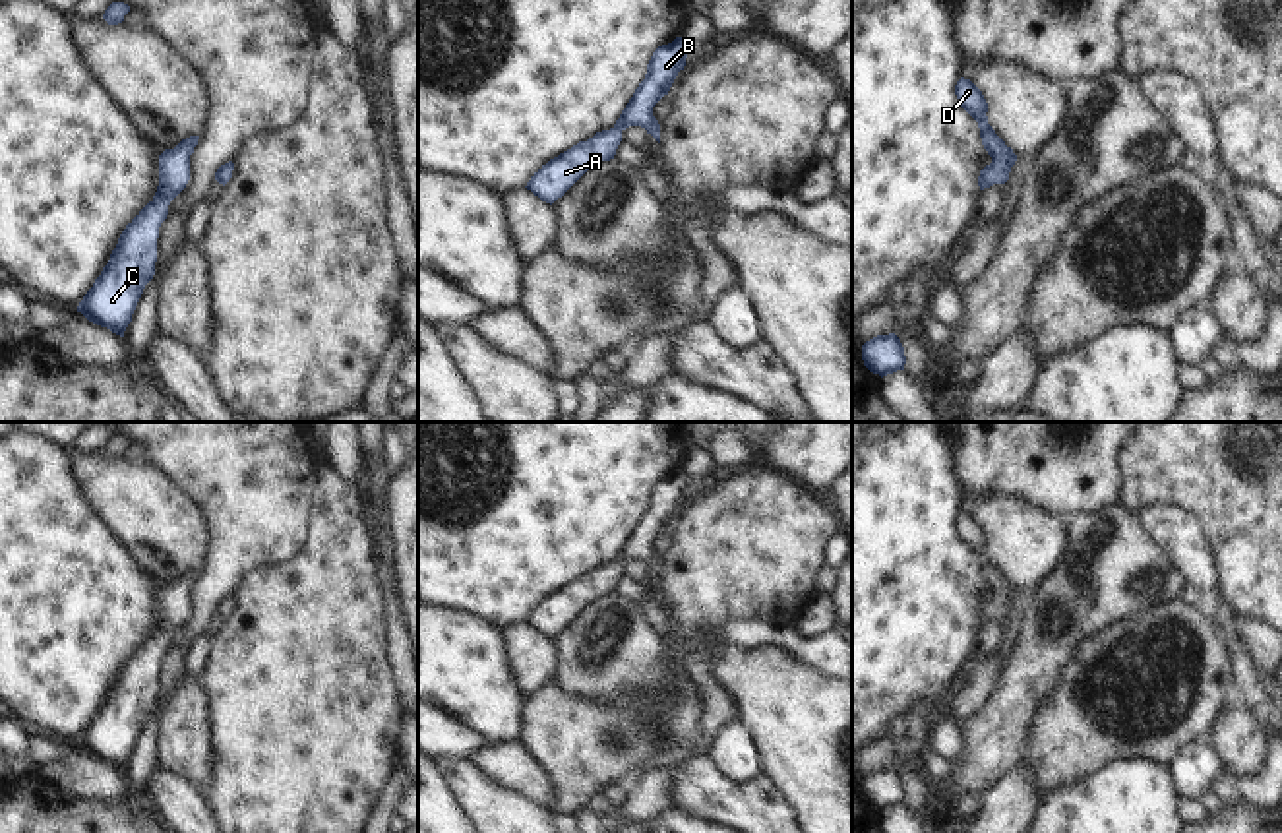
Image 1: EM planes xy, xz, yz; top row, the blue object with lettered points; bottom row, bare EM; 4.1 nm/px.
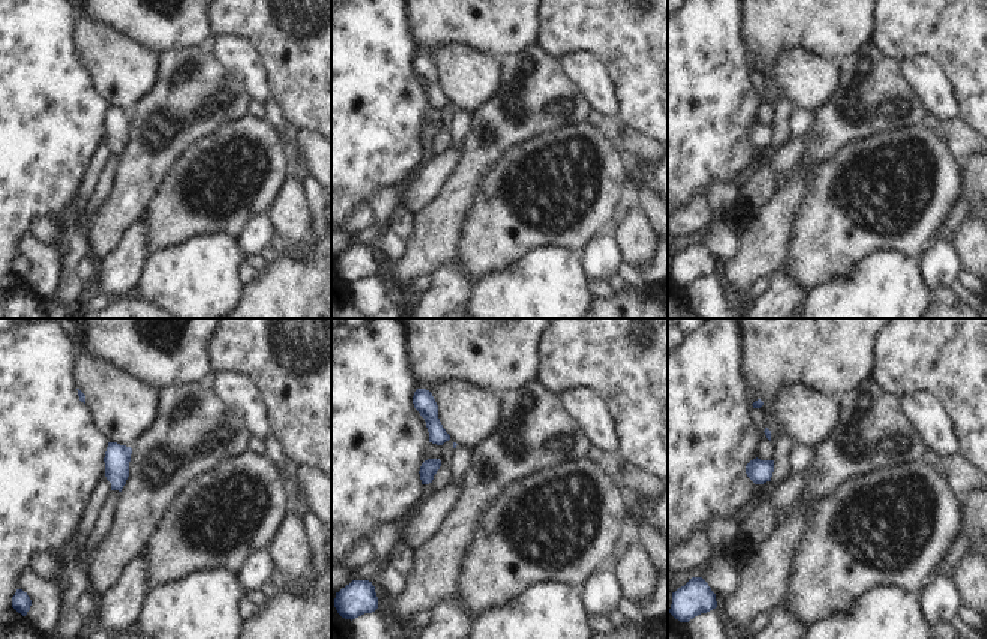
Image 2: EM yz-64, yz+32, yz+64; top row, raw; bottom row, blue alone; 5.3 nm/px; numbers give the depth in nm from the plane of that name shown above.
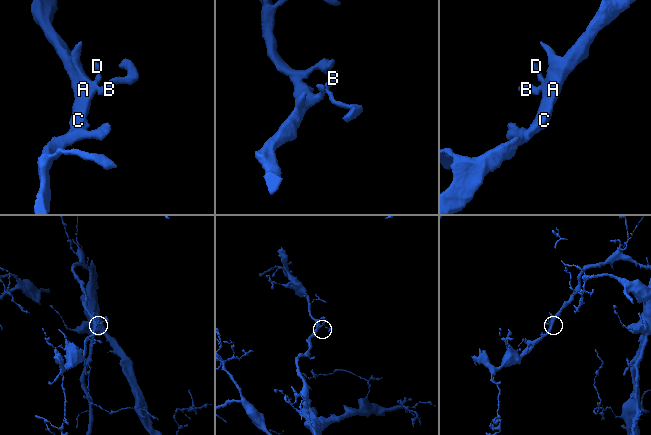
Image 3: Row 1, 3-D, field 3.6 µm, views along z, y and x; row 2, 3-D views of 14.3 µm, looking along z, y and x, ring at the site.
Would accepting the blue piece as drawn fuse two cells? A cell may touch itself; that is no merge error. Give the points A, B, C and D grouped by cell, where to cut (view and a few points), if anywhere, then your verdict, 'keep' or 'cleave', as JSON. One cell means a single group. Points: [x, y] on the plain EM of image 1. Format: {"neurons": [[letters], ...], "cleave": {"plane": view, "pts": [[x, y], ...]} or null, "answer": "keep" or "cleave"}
{"neurons": [["A", "B", "C", "D"]], "cleave": null, "answer": "keep"}

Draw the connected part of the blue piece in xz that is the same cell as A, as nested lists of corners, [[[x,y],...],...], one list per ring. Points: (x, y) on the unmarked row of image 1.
[[[684,471],[658,480],[647,498],[645,513],[635,523],[616,558],[550,593],[531,610],[525,622],[552,639],[589,602],[614,593],[622,566],[629,560],[645,562],[660,577],[660,558],[653,550],[653,540],[668,529],[678,506],[686,500],[687,486],[689,482]]]

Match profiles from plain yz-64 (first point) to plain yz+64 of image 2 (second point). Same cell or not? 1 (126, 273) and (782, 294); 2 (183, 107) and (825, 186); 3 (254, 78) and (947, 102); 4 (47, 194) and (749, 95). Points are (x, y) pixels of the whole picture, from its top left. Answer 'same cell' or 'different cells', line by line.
1: same cell
2: different cells
3: same cell
4: same cell

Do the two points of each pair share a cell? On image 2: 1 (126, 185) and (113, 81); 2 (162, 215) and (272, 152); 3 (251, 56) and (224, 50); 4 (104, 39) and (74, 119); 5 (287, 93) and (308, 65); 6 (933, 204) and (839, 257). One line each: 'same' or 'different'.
1: different
2: same
3: same
4: different
5: same
6: same

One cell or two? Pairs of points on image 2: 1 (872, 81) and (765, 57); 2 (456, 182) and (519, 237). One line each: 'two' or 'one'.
1: two
2: two

